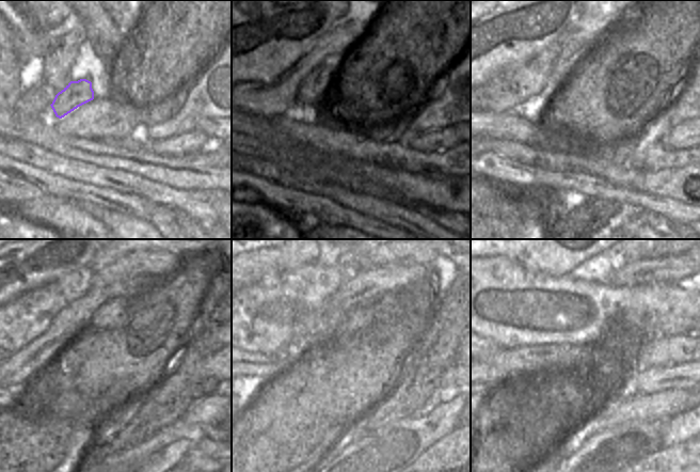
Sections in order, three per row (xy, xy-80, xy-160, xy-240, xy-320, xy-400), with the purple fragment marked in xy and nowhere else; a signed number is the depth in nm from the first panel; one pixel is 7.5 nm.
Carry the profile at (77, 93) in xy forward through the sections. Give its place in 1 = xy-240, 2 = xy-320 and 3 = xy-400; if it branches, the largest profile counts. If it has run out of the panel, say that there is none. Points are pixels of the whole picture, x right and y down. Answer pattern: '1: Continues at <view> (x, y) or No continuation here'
1: Continues at xy-240 (128, 273)
2: Continues at xy-320 (375, 280)
3: Continues at xy-400 (672, 268).

